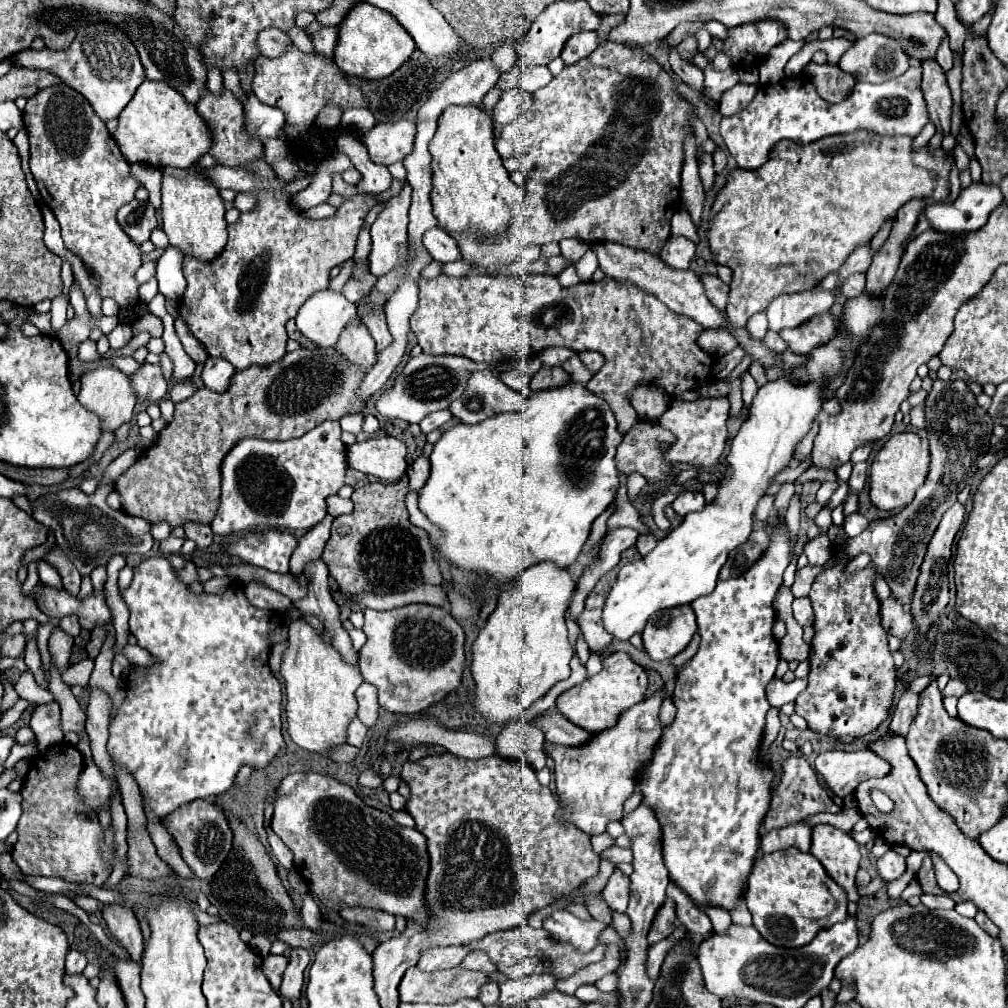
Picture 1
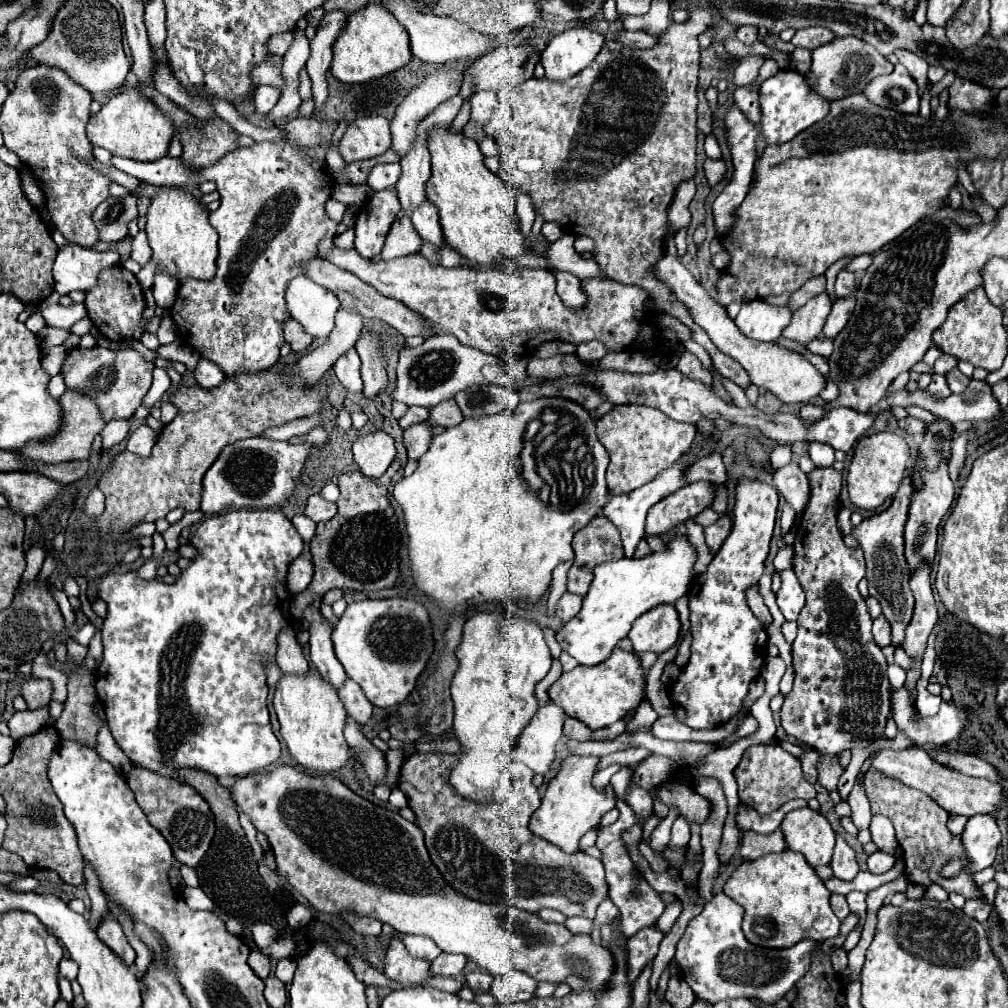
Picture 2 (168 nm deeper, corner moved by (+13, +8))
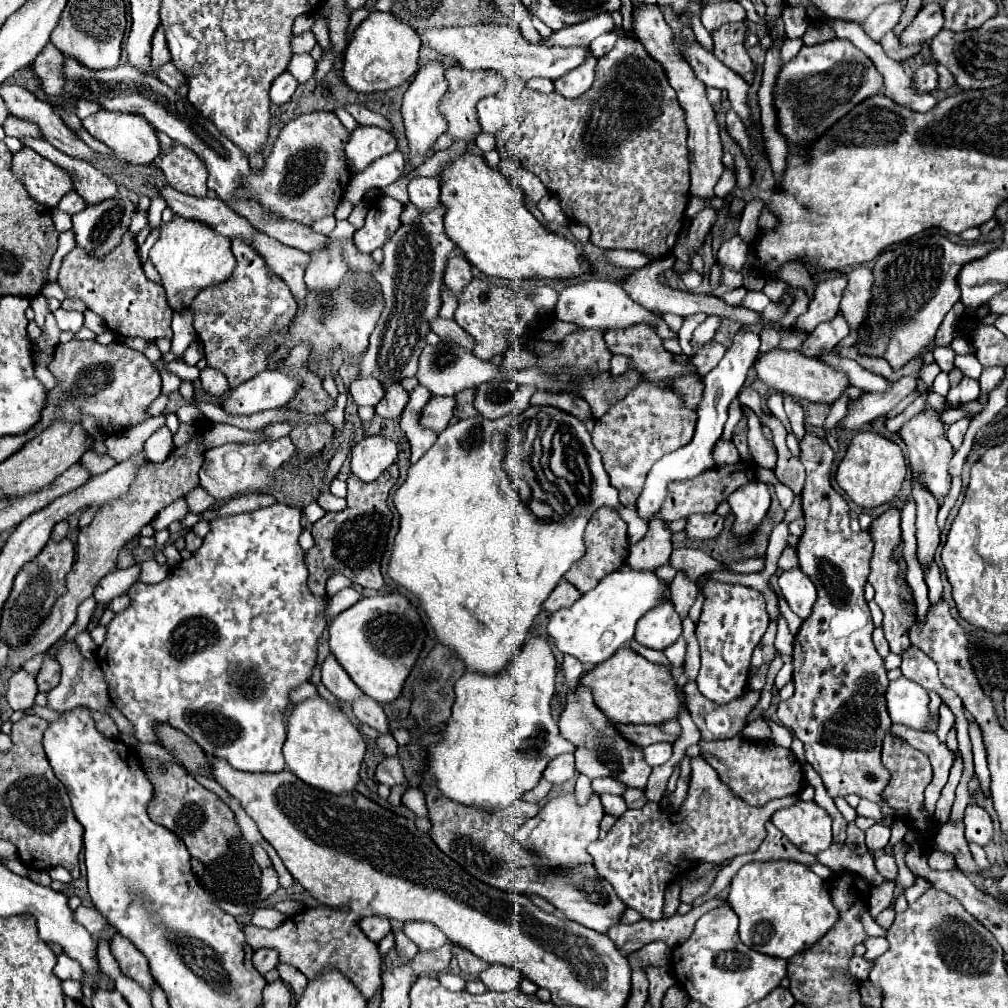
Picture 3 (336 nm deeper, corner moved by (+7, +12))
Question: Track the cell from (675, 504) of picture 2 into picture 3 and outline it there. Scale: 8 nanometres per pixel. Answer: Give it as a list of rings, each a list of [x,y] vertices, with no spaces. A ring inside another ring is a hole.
[[[662,518],[650,520],[648,534],[630,546],[628,564],[636,564],[636,568],[652,568],[656,570],[662,564],[668,564],[672,554],[672,530],[668,522]]]

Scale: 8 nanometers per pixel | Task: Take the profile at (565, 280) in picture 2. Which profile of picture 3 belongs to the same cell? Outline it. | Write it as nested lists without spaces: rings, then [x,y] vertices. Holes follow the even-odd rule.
[[[578,280],[570,286],[566,286],[560,292],[558,304],[556,304],[556,314],[558,320],[578,324],[580,328],[598,328],[598,330],[608,330],[608,328],[628,328],[638,322],[652,324],[656,334],[662,340],[678,340],[678,334],[668,328],[662,316],[654,316],[654,312],[642,308],[638,302],[634,302],[618,284],[608,282],[608,280]]]

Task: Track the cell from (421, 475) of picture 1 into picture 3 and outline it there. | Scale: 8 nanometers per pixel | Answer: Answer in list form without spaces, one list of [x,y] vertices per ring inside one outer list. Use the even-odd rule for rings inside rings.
[[[444,396],[430,398],[430,402],[422,410],[420,426],[440,434],[452,418],[452,408],[454,408],[454,398],[452,396],[448,396],[448,398],[444,398]]]

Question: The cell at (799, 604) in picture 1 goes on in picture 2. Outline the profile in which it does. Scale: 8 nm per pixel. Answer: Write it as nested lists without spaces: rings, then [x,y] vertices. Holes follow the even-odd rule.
[[[792,568],[782,570],[780,578],[782,578],[782,586],[776,592],[776,602],[786,620],[796,620],[800,610],[804,608],[804,590]]]

